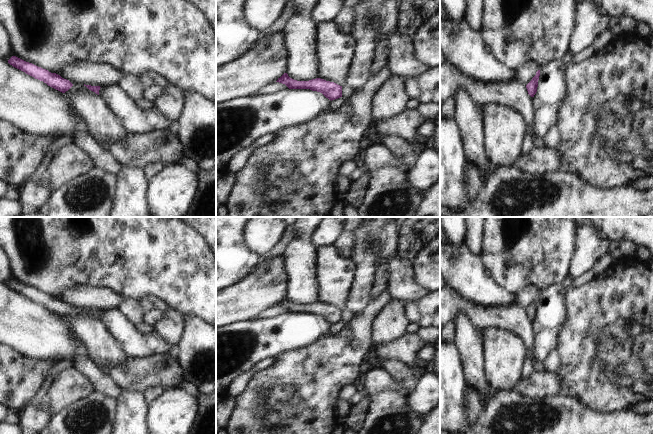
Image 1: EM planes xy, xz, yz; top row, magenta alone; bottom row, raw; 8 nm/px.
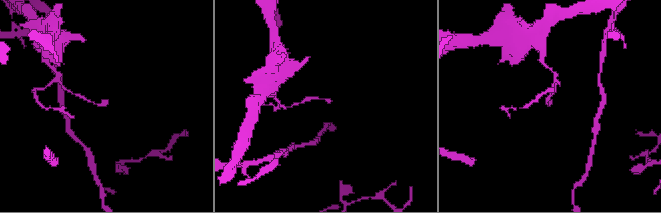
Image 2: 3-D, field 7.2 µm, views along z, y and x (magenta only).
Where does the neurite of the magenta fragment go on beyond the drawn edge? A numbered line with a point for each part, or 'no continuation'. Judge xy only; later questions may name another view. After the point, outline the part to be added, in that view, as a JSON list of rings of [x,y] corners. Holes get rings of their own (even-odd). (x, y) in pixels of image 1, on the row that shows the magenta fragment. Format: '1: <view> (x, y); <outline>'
no continuation

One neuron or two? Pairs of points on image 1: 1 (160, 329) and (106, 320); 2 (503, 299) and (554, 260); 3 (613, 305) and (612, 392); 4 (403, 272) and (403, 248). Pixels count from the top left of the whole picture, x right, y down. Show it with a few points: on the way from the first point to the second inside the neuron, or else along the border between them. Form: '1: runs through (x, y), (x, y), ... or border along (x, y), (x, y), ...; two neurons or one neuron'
1: border along (154, 331), (171, 347); two neurons
2: border along (492, 278), (515, 296); two neurons
3: runs through (613, 327), (609, 333), (611, 339), (611, 370); one neuron
4: border along (396, 250), (400, 256), (406, 258), (411, 263); two neurons

